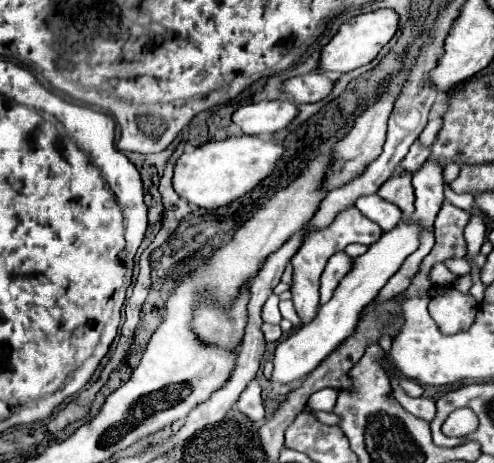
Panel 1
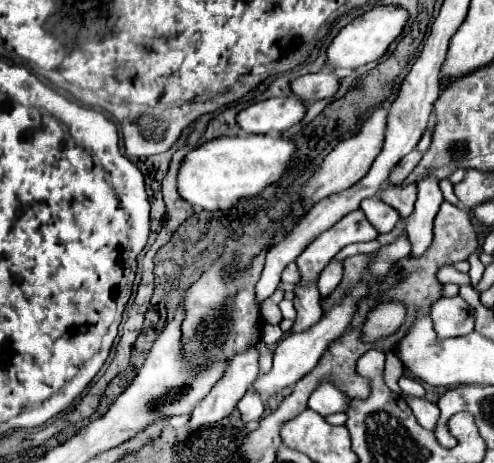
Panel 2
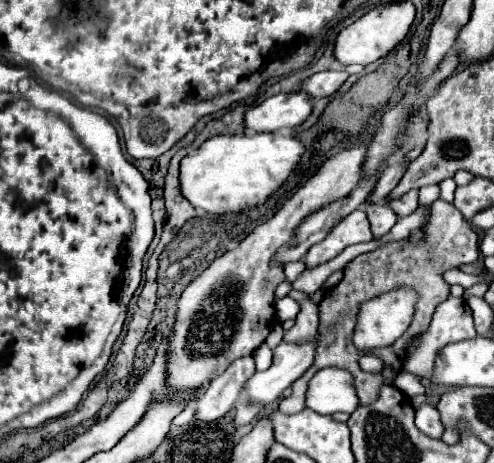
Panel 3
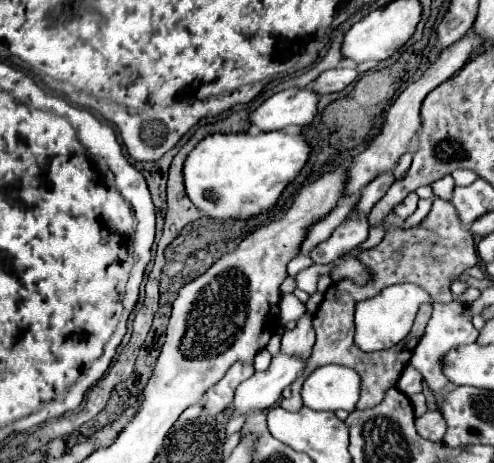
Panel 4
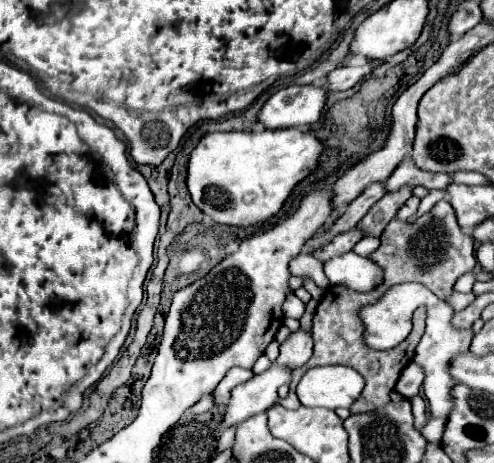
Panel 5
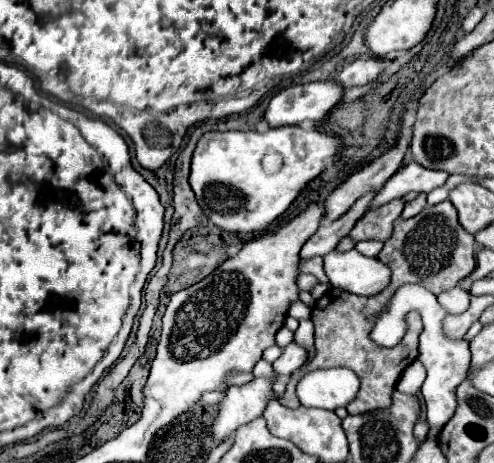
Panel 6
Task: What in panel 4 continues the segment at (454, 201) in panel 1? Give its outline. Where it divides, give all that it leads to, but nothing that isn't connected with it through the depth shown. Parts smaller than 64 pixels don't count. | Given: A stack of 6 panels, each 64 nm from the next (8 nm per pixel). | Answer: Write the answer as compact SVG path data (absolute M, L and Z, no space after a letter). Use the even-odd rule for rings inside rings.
M446 175L444 178L432 182L432 190L434 190L434 194L449 201L452 199L454 186L455 182L451 175Z

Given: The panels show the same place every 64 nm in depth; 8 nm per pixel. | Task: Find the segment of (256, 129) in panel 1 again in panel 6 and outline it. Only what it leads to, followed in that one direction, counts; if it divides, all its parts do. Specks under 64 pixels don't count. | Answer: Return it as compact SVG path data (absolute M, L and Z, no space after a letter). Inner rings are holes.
M336 80L290 86L272 98L266 120L274 128L302 122L320 122L342 102L342 98L344 88L340 88Z

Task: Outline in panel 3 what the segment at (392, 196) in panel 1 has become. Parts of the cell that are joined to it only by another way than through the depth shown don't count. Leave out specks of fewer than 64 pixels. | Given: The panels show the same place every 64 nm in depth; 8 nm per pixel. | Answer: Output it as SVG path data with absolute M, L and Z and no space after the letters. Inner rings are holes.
M410 190L408 194L404 194L400 200L392 200L388 202L388 206L402 218L402 216L408 216L412 214L416 208L418 208L418 200L416 200L418 192L416 190Z

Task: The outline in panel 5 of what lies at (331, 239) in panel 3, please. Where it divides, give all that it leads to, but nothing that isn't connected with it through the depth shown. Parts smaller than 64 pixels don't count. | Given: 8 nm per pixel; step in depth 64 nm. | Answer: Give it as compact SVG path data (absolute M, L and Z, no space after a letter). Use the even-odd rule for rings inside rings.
M354 228L354 230L350 230L350 232L344 232L344 234L340 234L340 236L336 236L330 244L326 244L326 246L324 246L320 252L316 252L314 256L320 258L322 262L326 262L326 260L330 260L330 258L334 258L334 256L340 256L340 254L350 252L360 238L362 238L362 232L360 232L358 228Z

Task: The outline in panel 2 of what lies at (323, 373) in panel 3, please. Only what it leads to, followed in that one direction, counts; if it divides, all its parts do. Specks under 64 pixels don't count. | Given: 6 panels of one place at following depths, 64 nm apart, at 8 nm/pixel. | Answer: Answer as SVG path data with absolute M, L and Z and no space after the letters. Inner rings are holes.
M322 382L310 394L308 408L312 408L314 412L318 412L320 416L328 416L328 414L336 414L336 412L346 412L350 400L352 398L346 396L344 392L340 392L334 384Z

